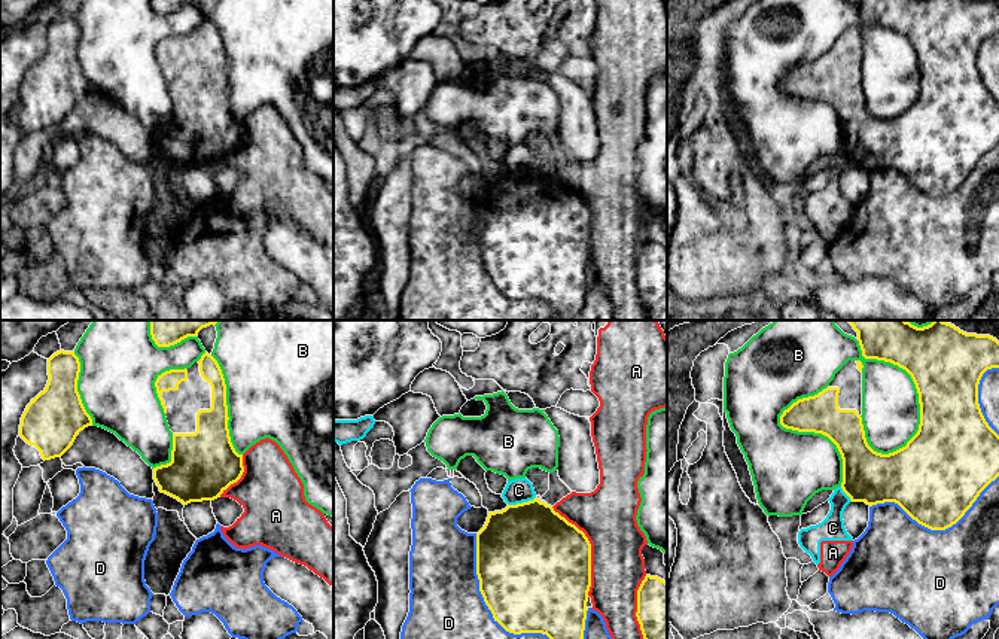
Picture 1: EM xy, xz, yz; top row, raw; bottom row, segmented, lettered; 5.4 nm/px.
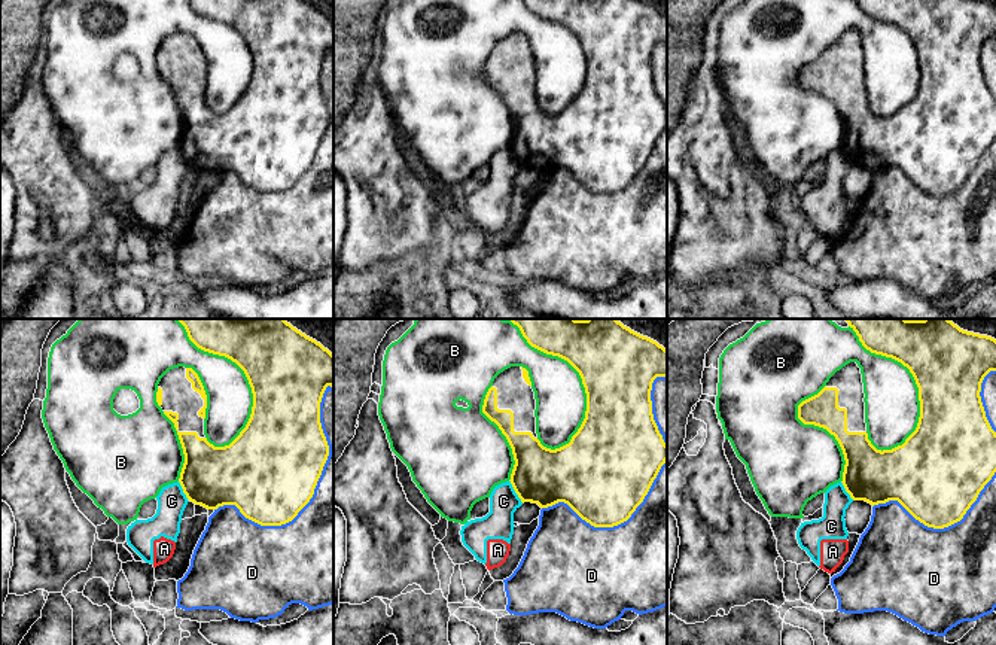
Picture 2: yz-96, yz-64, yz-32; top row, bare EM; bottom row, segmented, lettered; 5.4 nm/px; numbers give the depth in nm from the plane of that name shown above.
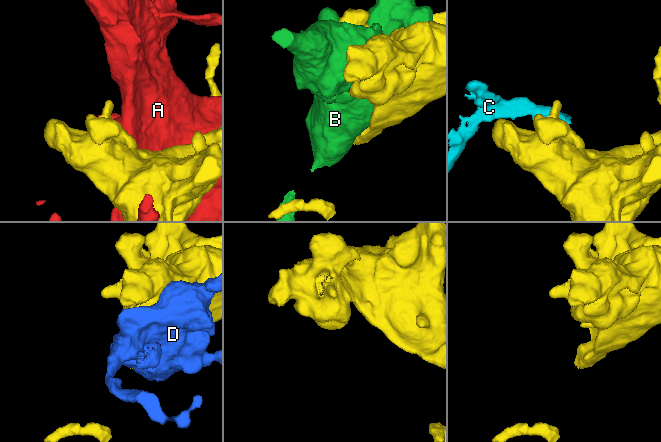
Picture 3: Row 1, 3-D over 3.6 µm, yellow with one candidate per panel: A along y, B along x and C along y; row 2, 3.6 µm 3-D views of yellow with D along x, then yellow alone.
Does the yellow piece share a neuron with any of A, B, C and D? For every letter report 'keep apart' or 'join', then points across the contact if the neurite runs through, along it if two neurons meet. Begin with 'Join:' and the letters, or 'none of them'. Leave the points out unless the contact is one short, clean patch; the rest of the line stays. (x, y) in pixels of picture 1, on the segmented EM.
Join: none of them
A: keep apart
B: keep apart
C: keep apart; border along xz (535, 496), (508, 505)
D: keep apart

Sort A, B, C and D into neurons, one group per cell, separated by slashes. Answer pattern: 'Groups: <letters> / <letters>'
Groups: A C / B / D

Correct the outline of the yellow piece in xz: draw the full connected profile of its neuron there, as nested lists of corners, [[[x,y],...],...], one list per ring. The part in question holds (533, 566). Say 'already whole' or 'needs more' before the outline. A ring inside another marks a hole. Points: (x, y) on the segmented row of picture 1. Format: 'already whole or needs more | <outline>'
already whole | [[[540,499],[488,512],[476,533],[476,575],[485,605],[506,632],[584,639],[591,587],[591,544],[585,533]]]

